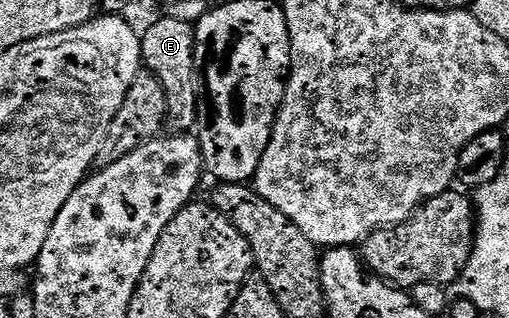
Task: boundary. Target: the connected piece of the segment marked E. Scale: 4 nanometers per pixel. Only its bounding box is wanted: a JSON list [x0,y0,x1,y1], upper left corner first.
[142,17,201,133]

